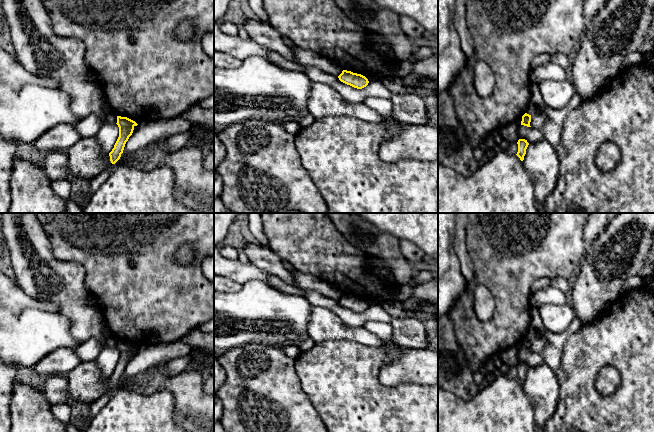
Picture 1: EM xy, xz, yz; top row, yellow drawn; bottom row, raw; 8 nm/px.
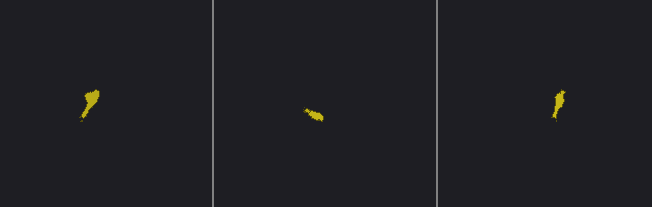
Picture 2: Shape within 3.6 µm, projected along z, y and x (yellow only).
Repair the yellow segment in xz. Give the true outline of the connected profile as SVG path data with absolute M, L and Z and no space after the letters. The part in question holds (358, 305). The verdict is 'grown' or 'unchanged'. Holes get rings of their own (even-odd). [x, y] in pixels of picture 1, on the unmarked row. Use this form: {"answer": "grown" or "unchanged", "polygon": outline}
{"answer": "unchanged", "polygon": "M343 294L338 302L341 306L357 313L362 313L369 307L368 303L365 300L347 294Z"}

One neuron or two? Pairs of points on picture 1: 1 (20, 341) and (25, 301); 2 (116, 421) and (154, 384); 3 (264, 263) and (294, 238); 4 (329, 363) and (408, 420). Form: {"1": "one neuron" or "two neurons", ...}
{"1": "two neurons", "2": "two neurons", "3": "two neurons", "4": "one neuron"}

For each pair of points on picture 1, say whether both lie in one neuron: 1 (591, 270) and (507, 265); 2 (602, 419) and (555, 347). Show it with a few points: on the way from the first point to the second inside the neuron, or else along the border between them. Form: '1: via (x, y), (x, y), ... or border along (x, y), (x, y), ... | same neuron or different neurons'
1: border along (587, 247), (576, 271) | different neurons
2: border along (570, 336), (564, 345), (563, 360), (555, 372) | different neurons

